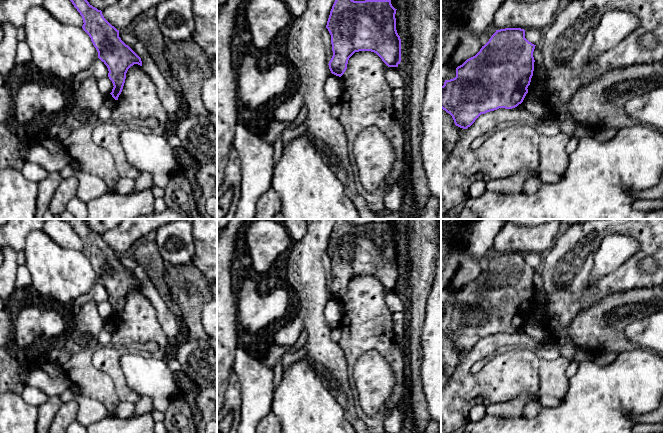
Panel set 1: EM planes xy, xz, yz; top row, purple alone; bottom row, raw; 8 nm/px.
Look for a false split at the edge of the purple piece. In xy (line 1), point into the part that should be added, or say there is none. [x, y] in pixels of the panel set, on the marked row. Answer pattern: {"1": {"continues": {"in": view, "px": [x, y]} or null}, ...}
{"1": {"continues": null}}

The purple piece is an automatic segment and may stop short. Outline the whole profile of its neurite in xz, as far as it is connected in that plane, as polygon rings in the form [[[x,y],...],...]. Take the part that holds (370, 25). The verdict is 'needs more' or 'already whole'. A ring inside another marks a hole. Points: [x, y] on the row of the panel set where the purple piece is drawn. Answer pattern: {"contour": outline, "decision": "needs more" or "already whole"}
{"contour": [[[335,0],[326,25],[333,51],[328,64],[331,73],[341,77],[349,58],[359,51],[374,52],[388,67],[398,67],[401,62],[401,39],[396,30],[396,10],[391,0]]], "decision": "already whole"}

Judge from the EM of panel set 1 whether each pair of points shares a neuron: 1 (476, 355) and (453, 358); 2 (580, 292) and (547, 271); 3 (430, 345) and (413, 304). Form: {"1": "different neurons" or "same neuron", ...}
{"1": "different neurons", "2": "same neuron", "3": "different neurons"}

